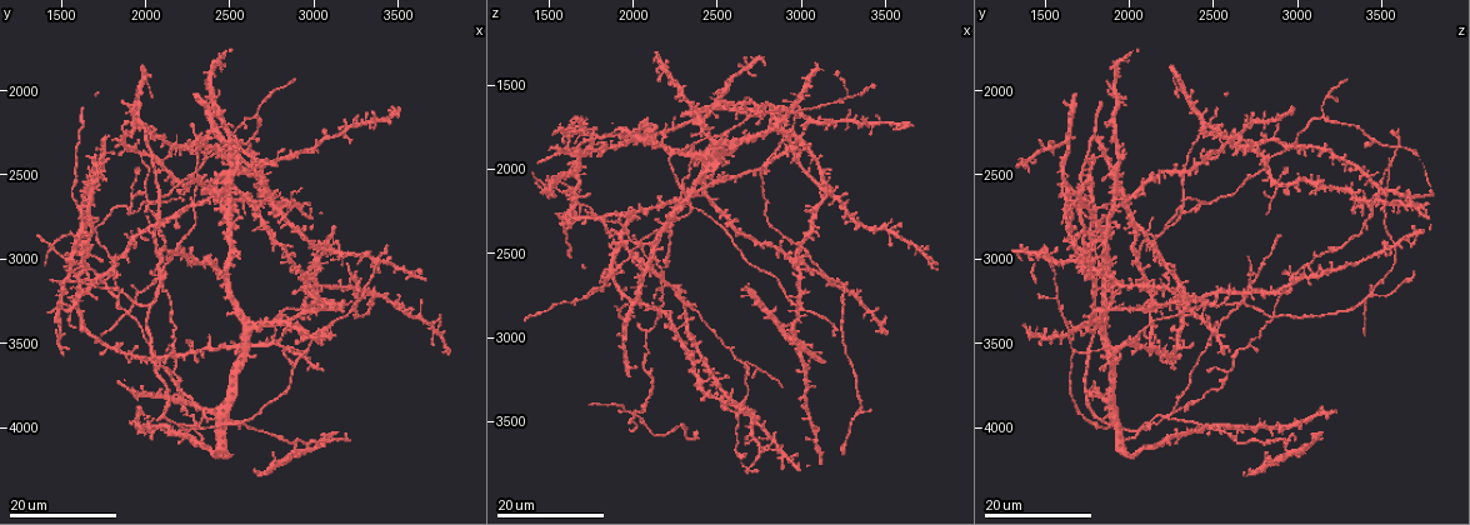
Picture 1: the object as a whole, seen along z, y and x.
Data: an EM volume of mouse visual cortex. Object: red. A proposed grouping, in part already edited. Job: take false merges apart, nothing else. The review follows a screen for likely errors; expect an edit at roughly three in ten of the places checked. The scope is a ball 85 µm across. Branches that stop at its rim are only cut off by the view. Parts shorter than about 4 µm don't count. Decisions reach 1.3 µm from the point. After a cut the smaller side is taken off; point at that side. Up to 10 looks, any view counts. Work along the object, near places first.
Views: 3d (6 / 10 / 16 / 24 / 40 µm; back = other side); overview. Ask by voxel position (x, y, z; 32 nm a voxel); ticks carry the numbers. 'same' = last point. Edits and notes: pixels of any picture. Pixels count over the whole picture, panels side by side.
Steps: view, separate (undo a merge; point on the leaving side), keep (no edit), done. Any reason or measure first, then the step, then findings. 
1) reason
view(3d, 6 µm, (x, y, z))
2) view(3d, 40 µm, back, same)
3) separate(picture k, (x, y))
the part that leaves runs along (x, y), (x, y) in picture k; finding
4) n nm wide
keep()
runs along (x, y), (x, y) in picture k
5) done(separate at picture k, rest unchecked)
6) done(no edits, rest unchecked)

three arms meet
view(3d, 16 µm, (1700, 2820, 2220))

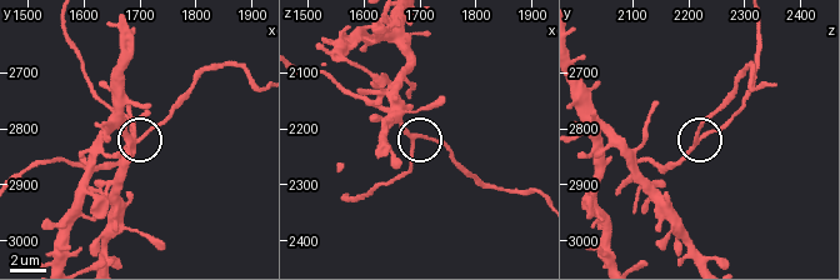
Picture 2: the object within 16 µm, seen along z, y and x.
view(3d, 6 µm, (1700, 2820, 2215))

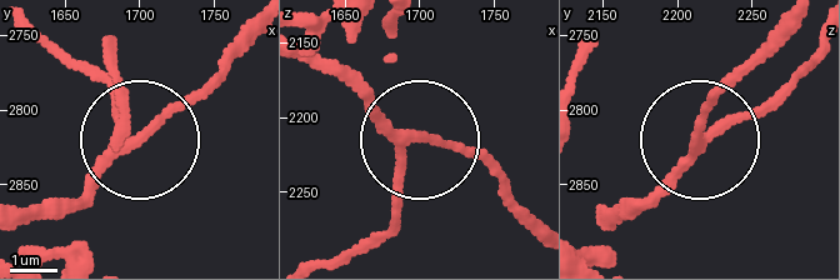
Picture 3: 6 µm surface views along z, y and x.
3 arms
keep()
one cell here

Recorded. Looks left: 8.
a fork
view(3d, 24 µm, (2060, 2660, 2480))

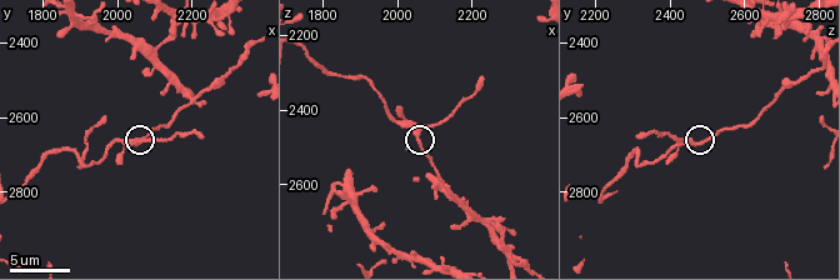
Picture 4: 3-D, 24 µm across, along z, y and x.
view(3d, 6 µm, (2060, 2660, 2450))

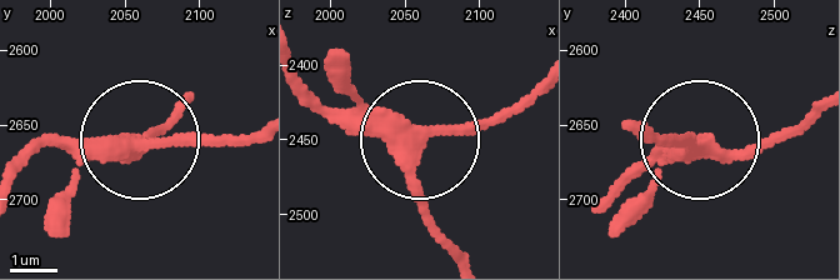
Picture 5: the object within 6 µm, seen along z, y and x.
keep()
runs along (309, 89), (429, 136), (488, 129), (536, 89) in picture 5; continuous, no second cell

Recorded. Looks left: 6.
four arms meet
view(3d, 16 µm, (2060, 3100, 2940))

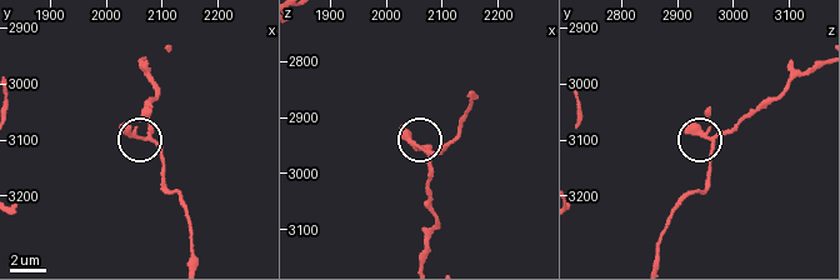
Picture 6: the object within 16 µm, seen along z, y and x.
closer look
view(3d, 10 µm, (2065, 3095, 2955))

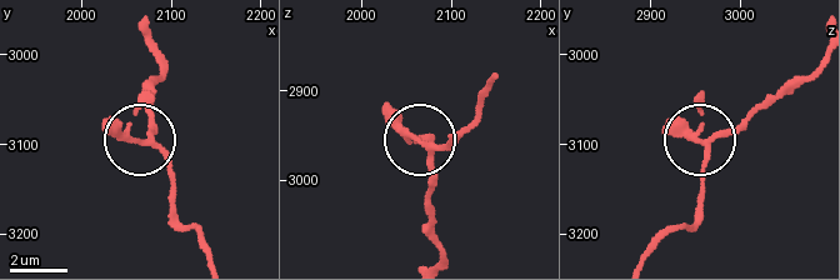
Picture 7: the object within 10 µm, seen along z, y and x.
4 arms
keep()
runs along (210, 256), (179, 214), (174, 171), (129, 128), (153, 94) in picture 7; one cell here

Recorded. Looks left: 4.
three-way junction
view(3d, 24 µm, (2160, 3660, 2600))

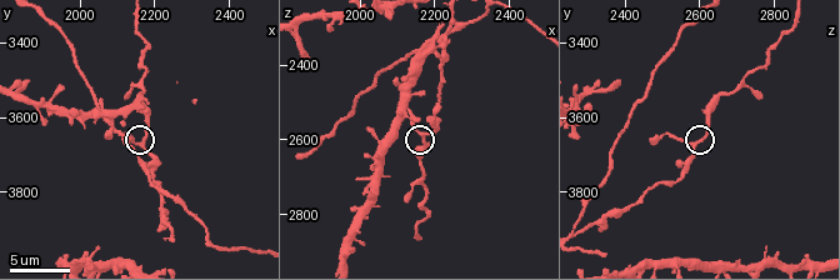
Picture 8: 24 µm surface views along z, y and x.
view(3d, 6 µm, (2170, 3670, 2590))

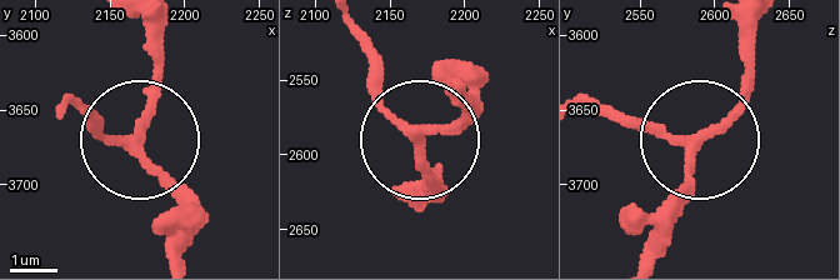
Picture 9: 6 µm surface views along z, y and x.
keep()
runs along (175, 253), (164, 169), (71, 101) in picture 9; one cell here

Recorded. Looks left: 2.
three arms meet
view(3d, 24 µm, (2660, 2160, 3160))

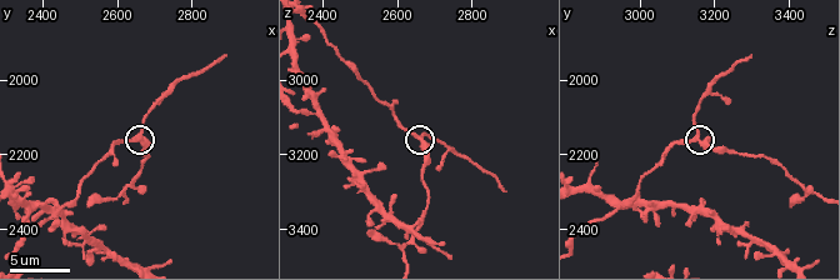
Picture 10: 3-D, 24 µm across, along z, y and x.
view(3d, 10 µm, (2660, 2160, 3160))

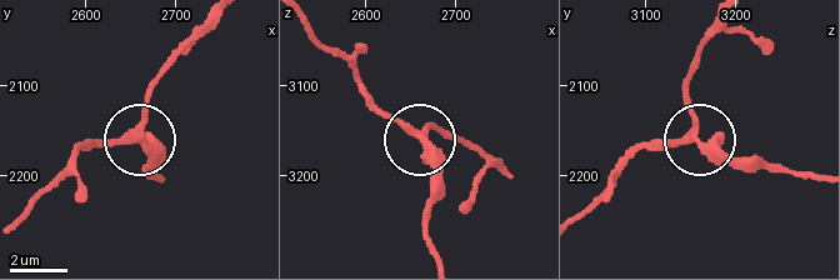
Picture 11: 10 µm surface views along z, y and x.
320 nm wide
keep()
runs along (303, 25), (418, 140), (433, 125) in picture 11; continuous, no second cell

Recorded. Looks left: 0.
done(no edits, rest unchecked)

